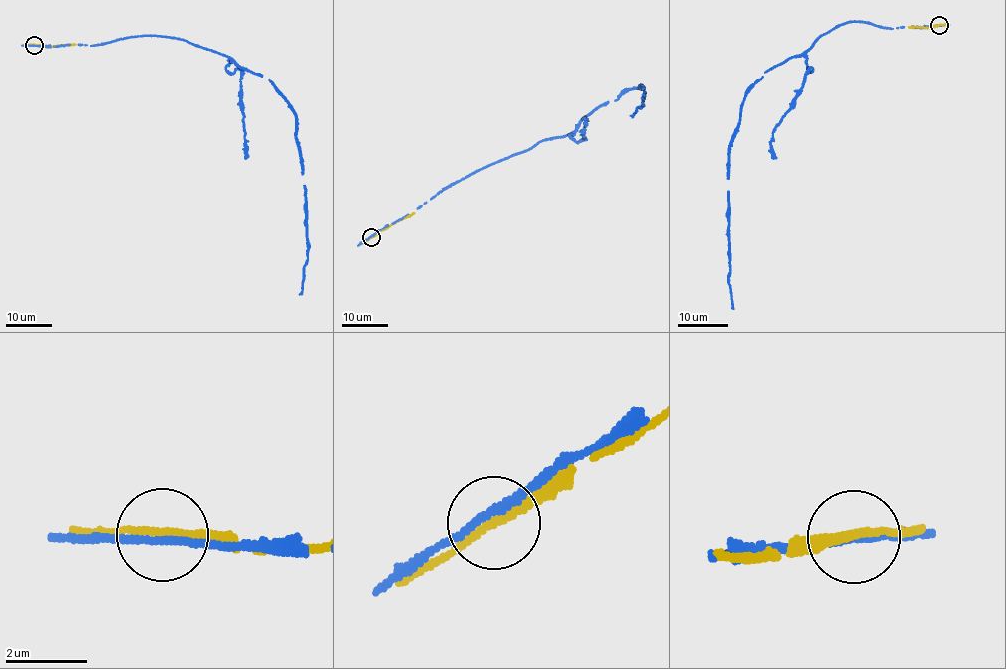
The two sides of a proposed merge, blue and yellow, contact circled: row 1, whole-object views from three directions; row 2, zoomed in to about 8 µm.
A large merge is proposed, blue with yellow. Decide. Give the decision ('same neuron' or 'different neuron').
different neuron

